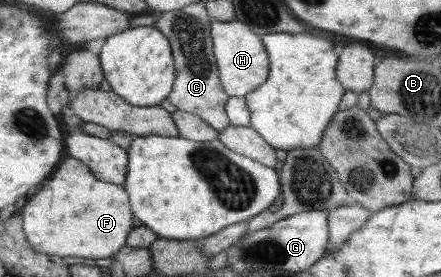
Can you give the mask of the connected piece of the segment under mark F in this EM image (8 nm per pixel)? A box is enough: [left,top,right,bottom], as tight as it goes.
[23,157,134,259]

